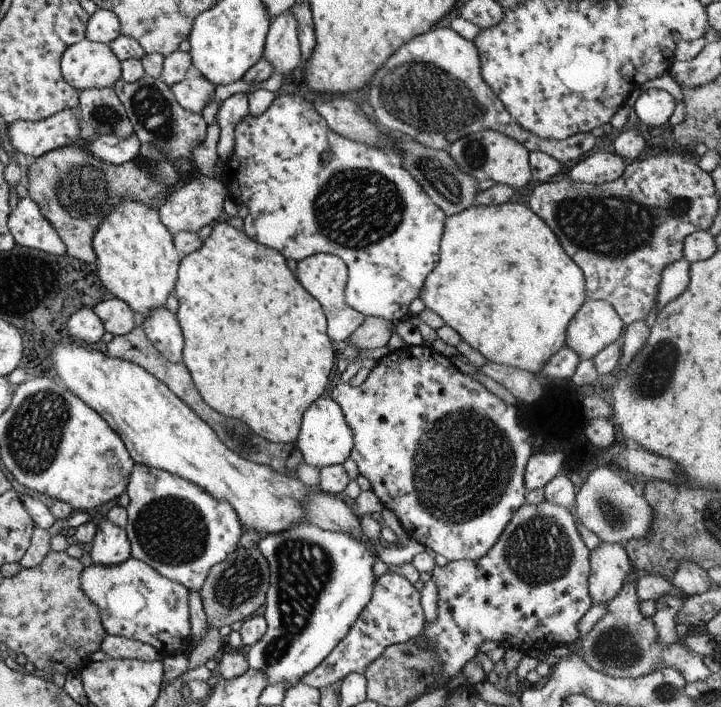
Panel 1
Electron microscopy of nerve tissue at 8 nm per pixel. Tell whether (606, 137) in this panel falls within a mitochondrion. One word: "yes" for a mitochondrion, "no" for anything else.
no

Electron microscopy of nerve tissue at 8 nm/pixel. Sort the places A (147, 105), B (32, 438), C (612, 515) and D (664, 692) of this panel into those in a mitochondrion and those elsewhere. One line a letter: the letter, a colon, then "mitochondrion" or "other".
A: mitochondrion
B: mitochondrion
C: mitochondrion
D: mitochondrion

